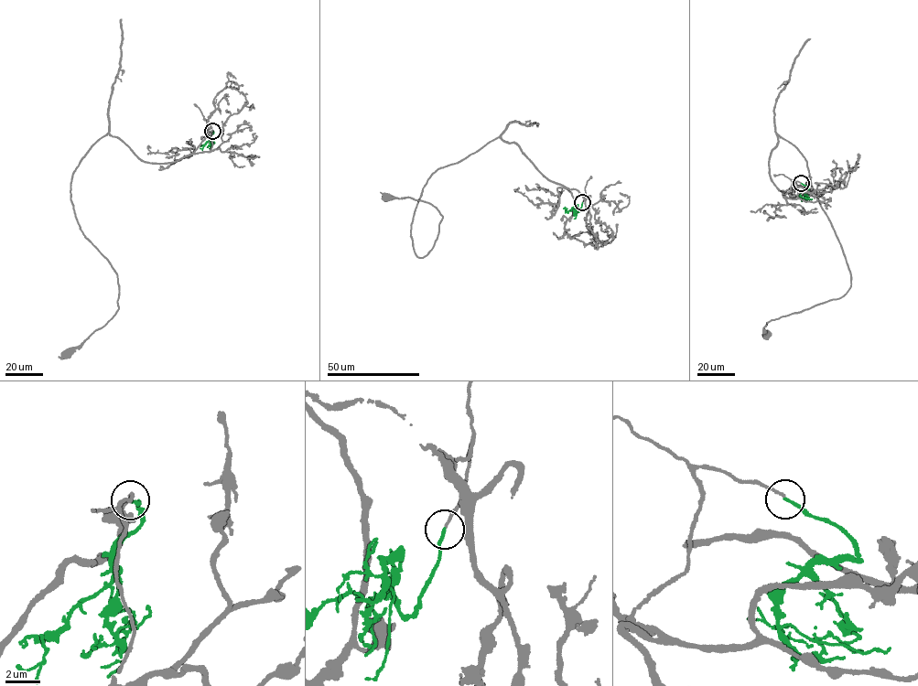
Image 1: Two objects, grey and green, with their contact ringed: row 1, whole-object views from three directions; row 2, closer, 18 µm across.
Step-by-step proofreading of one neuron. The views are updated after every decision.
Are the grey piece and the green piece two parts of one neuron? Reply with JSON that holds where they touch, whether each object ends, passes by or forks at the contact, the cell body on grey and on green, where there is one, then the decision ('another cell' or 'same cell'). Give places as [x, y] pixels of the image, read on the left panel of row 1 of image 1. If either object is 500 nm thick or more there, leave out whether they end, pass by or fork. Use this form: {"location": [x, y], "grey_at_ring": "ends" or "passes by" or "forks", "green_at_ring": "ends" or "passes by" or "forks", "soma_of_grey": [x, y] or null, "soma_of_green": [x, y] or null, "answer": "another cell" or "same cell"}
{"location": [212, 131], "grey_at_ring": "ends", "green_at_ring": "ends", "soma_of_grey": [66, 353], "soma_of_green": null, "answer": "another cell"}

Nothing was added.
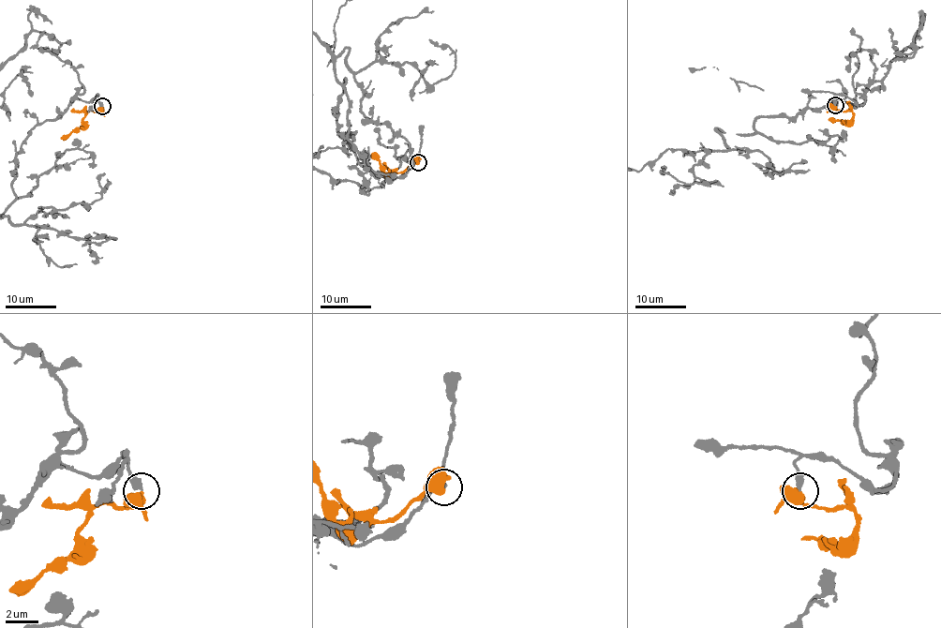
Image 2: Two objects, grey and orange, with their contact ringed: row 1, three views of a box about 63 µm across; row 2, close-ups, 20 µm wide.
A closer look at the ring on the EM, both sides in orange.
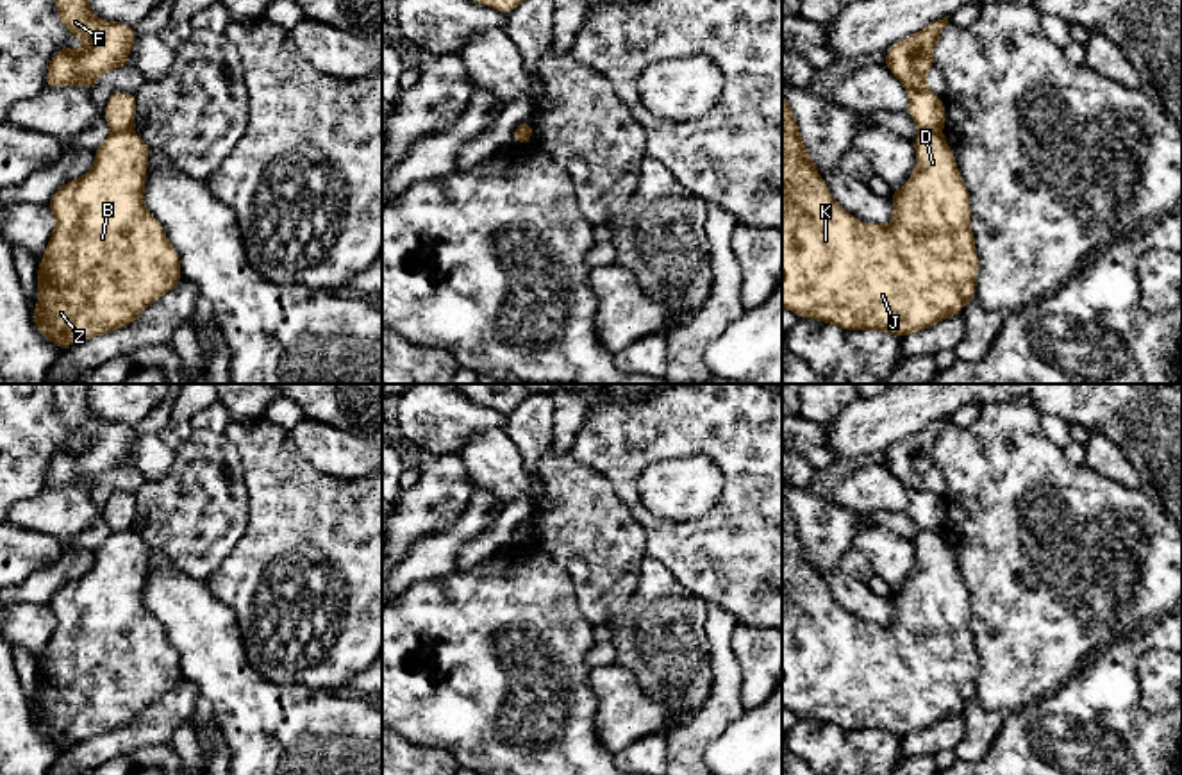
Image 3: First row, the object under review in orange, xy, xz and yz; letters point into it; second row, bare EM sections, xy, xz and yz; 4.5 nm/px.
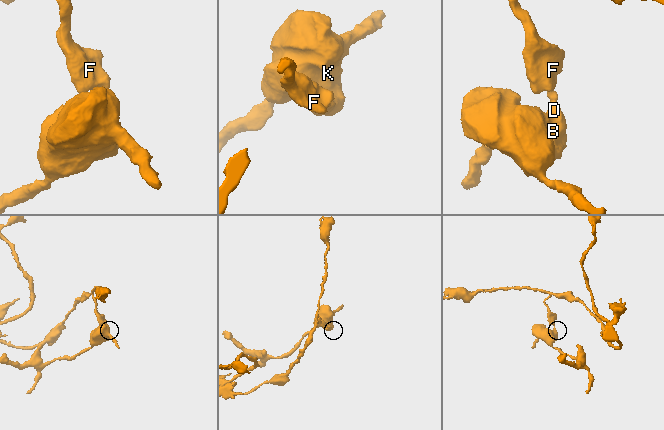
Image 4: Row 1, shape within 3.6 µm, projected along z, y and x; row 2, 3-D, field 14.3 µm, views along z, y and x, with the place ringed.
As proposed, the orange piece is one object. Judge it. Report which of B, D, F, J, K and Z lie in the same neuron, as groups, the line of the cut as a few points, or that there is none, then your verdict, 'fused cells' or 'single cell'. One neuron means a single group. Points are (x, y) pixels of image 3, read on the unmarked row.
B D J K Z / F | yz (920, 529), (940, 533) | fused cells

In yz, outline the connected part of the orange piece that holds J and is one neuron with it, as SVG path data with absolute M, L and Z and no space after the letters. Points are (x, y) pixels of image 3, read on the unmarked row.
M782 495L782 707L793 711L796 718L812 718L823 723L837 725L845 730L882 730L905 739L912 732L921 732L962 712L964 704L977 696L975 679L978 675L978 655L975 650L975 636L970 627L970 593L959 573L953 552L941 532L934 530L920 530L912 543L916 548L914 573L903 588L891 591L889 595L895 607L893 621L887 627L880 627L855 620L830 596L823 577L816 571L811 554L800 539L798 523L786 496Z

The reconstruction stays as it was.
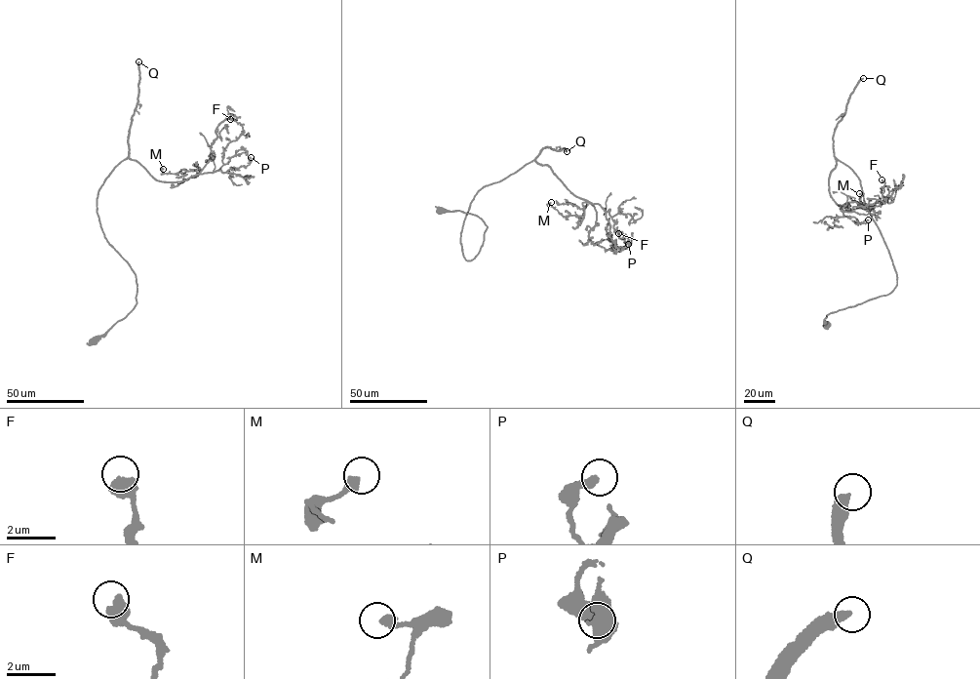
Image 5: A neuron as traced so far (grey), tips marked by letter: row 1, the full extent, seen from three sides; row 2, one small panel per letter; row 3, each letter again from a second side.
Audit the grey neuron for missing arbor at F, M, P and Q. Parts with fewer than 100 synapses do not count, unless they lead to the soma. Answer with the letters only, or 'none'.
Q

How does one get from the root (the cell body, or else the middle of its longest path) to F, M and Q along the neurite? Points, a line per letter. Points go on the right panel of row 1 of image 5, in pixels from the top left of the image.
F: (826, 325), (826, 315), (896, 287), (856, 174), (837, 159), (828, 188), (851, 212), (885, 202), (882, 179)
M: (826, 325), (826, 315), (896, 284), (860, 180), (837, 159), (830, 196), (855, 210), (865, 204), (859, 193)
Q: (826, 325), (826, 315), (888, 294), (897, 281), (860, 180), (834, 155), (834, 129), (863, 78)

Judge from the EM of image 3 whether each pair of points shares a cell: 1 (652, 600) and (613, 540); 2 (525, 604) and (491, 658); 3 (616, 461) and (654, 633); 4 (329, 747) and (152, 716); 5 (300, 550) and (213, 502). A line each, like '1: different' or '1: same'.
1: different
2: same
3: different
4: different
5: different

